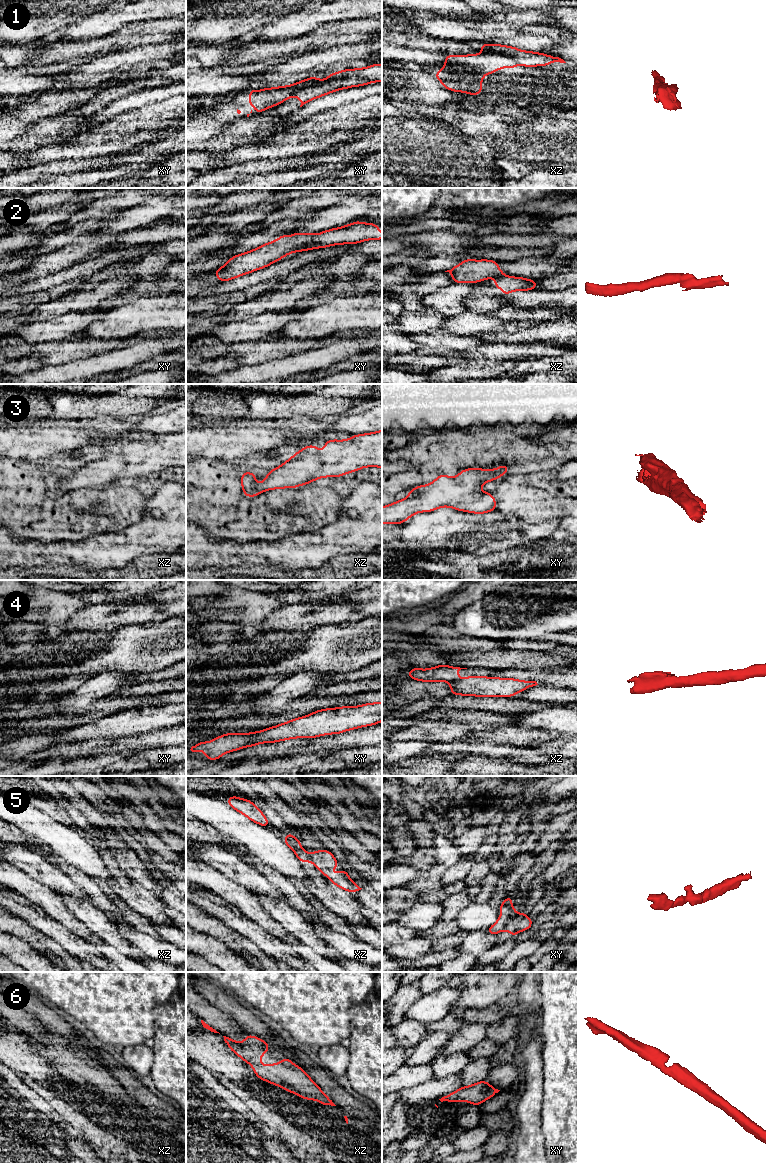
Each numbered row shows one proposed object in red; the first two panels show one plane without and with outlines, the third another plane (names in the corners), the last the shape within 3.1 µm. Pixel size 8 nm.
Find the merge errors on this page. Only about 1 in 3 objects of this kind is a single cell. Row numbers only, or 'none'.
1, 2, 4, 5

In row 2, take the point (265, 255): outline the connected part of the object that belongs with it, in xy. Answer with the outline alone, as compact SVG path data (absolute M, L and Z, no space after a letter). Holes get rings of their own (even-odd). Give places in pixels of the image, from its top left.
M297 233L292 236L286 234L273 242L231 257L228 262L215 271L215 276L222 282L235 279L244 274L263 269L284 256L296 251L303 251L318 234Z

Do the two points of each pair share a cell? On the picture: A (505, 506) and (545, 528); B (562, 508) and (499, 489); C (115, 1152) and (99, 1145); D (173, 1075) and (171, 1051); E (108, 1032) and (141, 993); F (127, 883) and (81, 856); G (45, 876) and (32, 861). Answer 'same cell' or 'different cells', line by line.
A: different cells
B: same cell
C: same cell
D: same cell
E: same cell
F: different cells
G: same cell

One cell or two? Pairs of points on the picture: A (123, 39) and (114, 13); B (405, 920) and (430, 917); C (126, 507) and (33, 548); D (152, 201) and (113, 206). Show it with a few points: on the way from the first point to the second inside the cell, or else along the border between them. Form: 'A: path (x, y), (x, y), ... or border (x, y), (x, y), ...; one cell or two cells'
A: border (143, 22), (126, 23), (111, 34), (98, 37); two cells
B: path (411, 918), (424, 917); one cell
C: border (23, 540), (39, 540), (44, 542), (69, 541); two cells
D: border (148, 198), (142, 204), (122, 210); two cells

